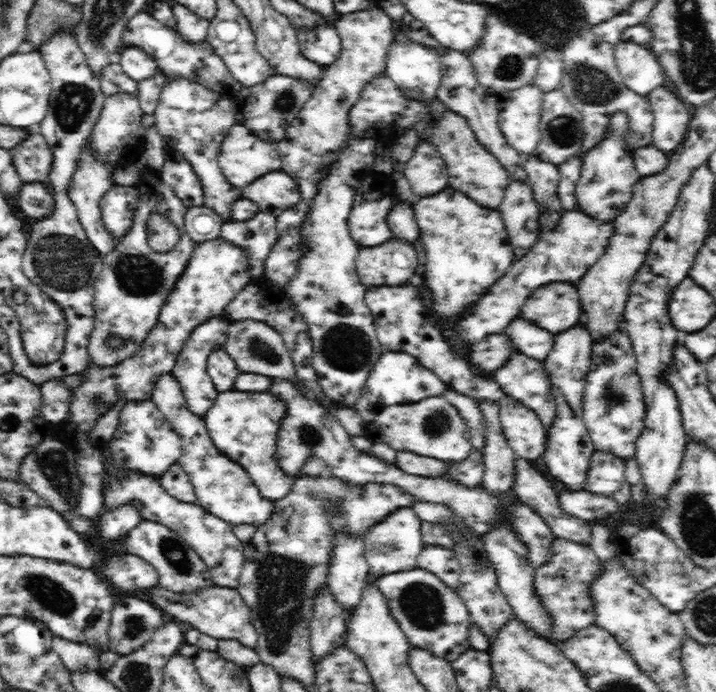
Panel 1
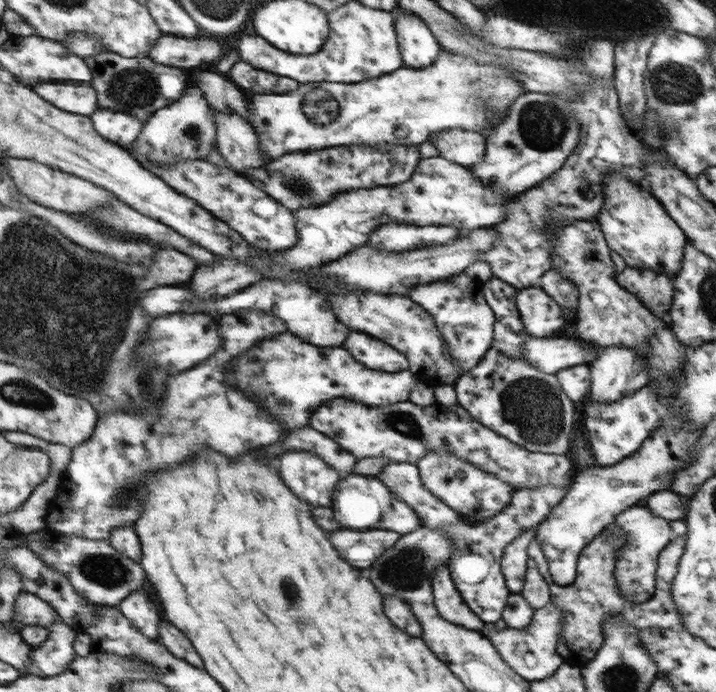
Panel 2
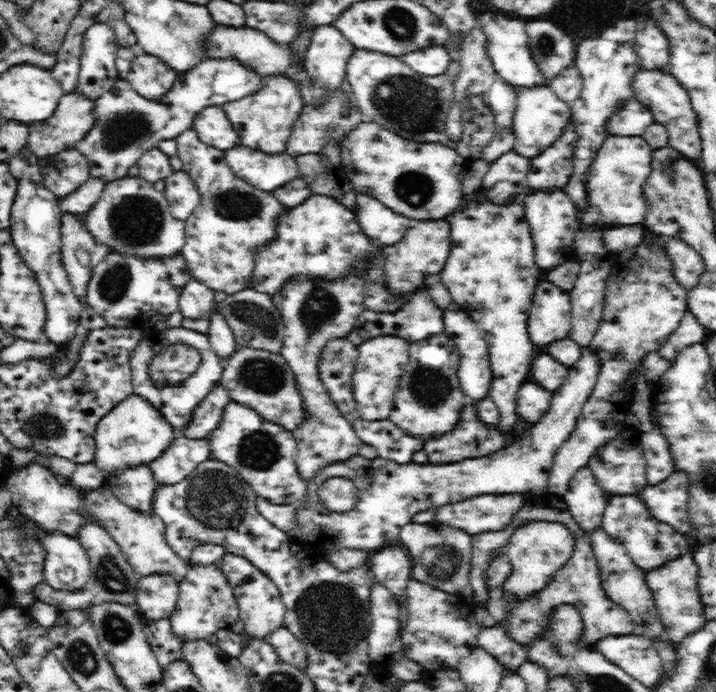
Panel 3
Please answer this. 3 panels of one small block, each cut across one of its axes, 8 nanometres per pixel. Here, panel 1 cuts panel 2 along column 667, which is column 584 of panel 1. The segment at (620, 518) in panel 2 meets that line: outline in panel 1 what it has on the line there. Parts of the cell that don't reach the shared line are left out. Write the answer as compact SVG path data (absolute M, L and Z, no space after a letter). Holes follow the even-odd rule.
M518 458L515 462L515 473L515 493L518 496L518 502L534 508L538 516L546 521L555 537L585 544L586 546L590 545L590 540L592 540L592 531L590 531L592 525L590 524L592 522L564 513L560 503L558 503L558 494L554 492L554 488L550 486L546 477L532 467L530 461Z

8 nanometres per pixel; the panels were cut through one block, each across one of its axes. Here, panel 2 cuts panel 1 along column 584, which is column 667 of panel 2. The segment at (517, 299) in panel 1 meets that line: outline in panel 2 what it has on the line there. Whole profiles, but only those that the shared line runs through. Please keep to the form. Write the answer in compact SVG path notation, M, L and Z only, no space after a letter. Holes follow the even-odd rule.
M616 171L606 173L602 183L604 206L594 219L601 224L609 247L627 262L627 267L668 273L676 279L684 262L688 237L661 201Z

